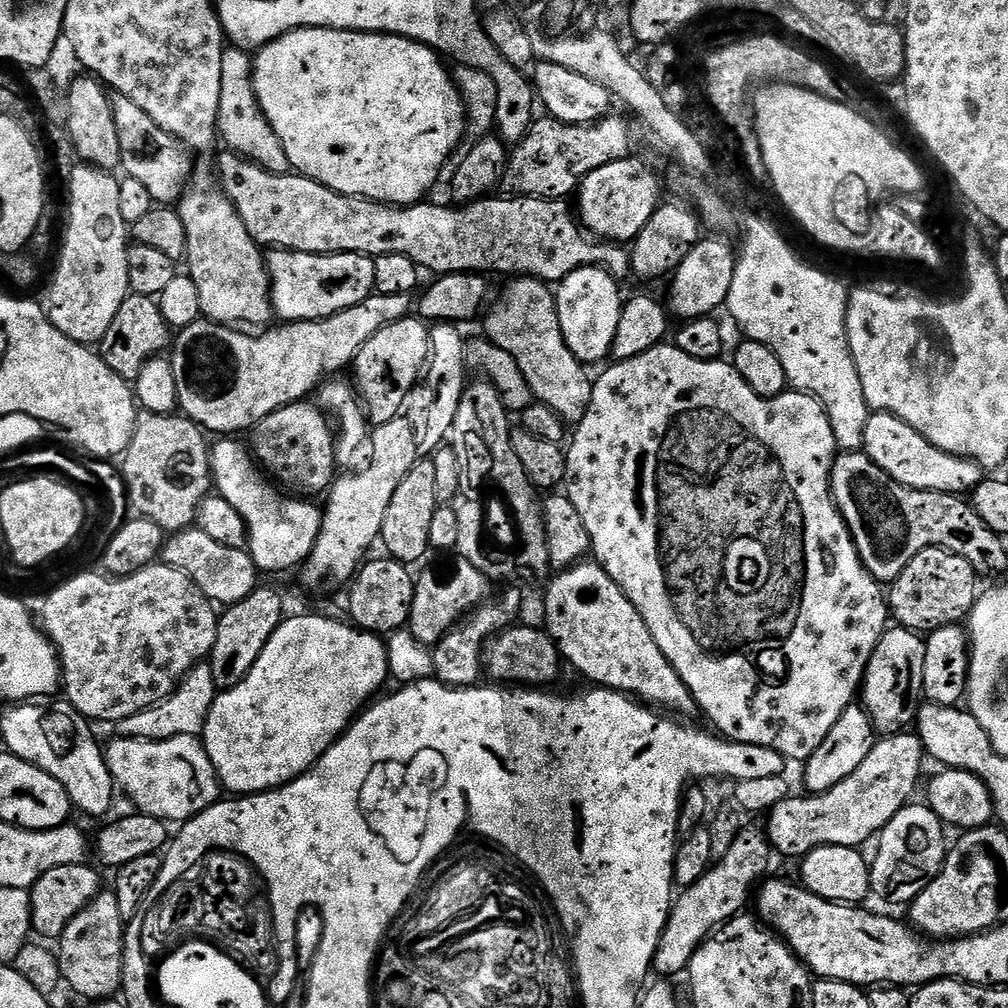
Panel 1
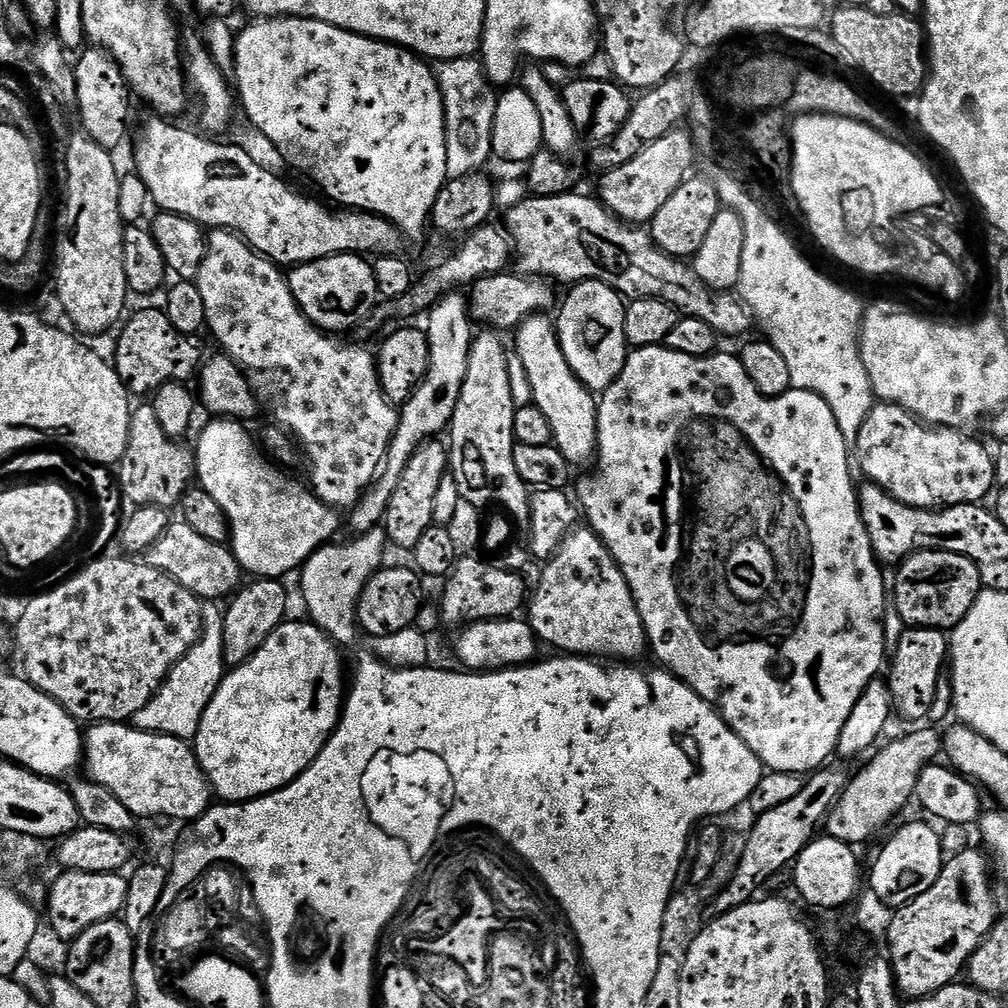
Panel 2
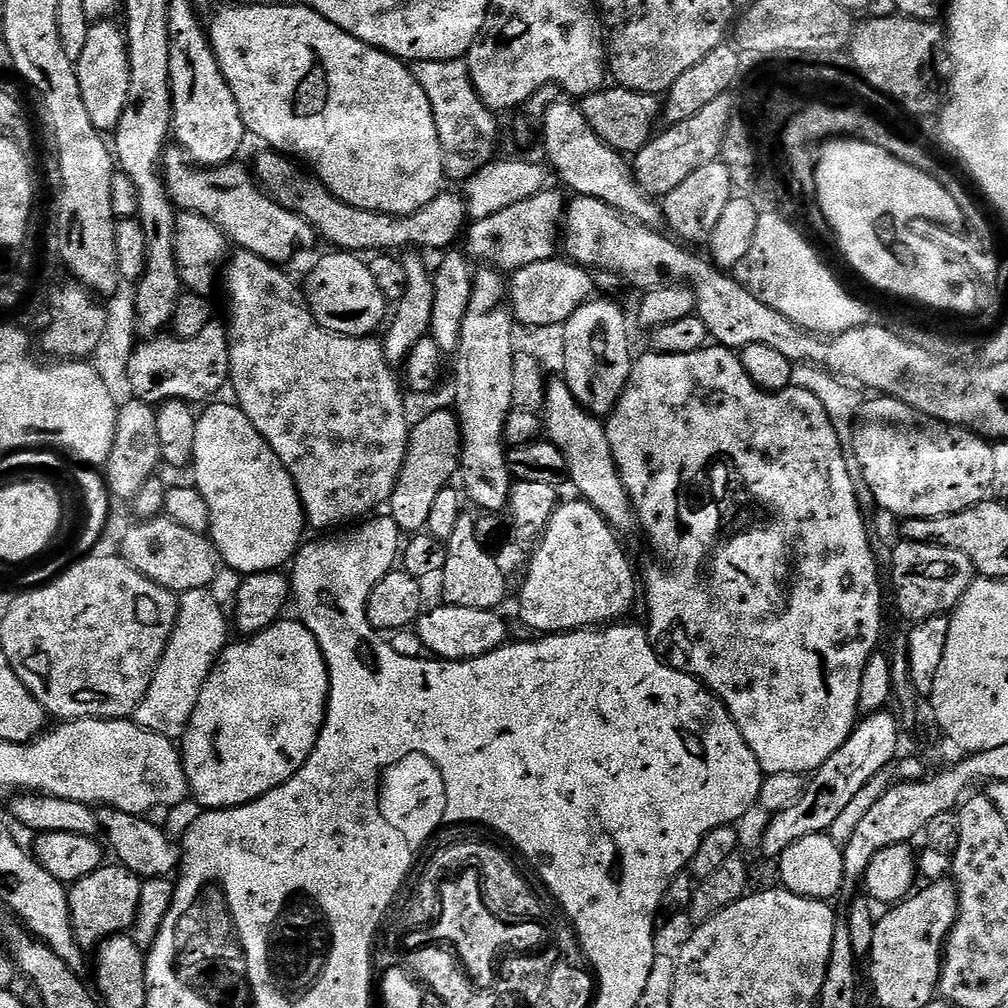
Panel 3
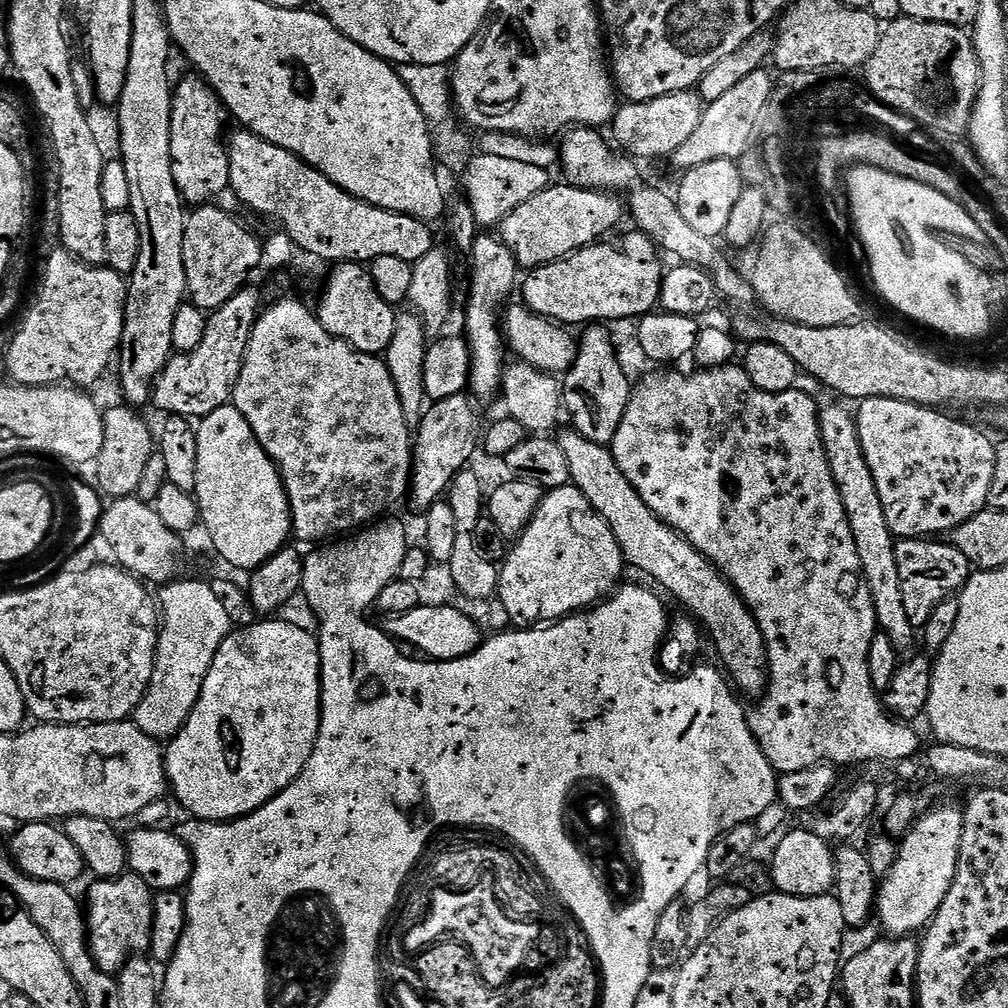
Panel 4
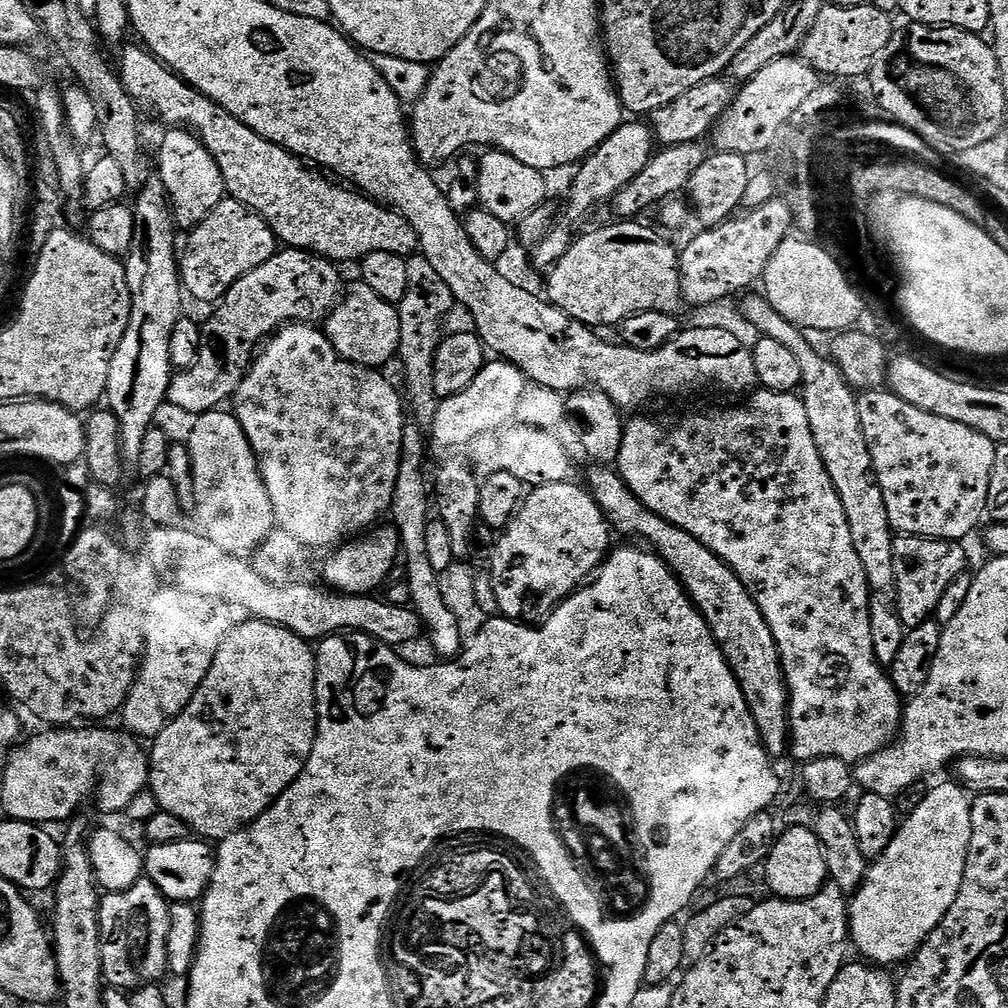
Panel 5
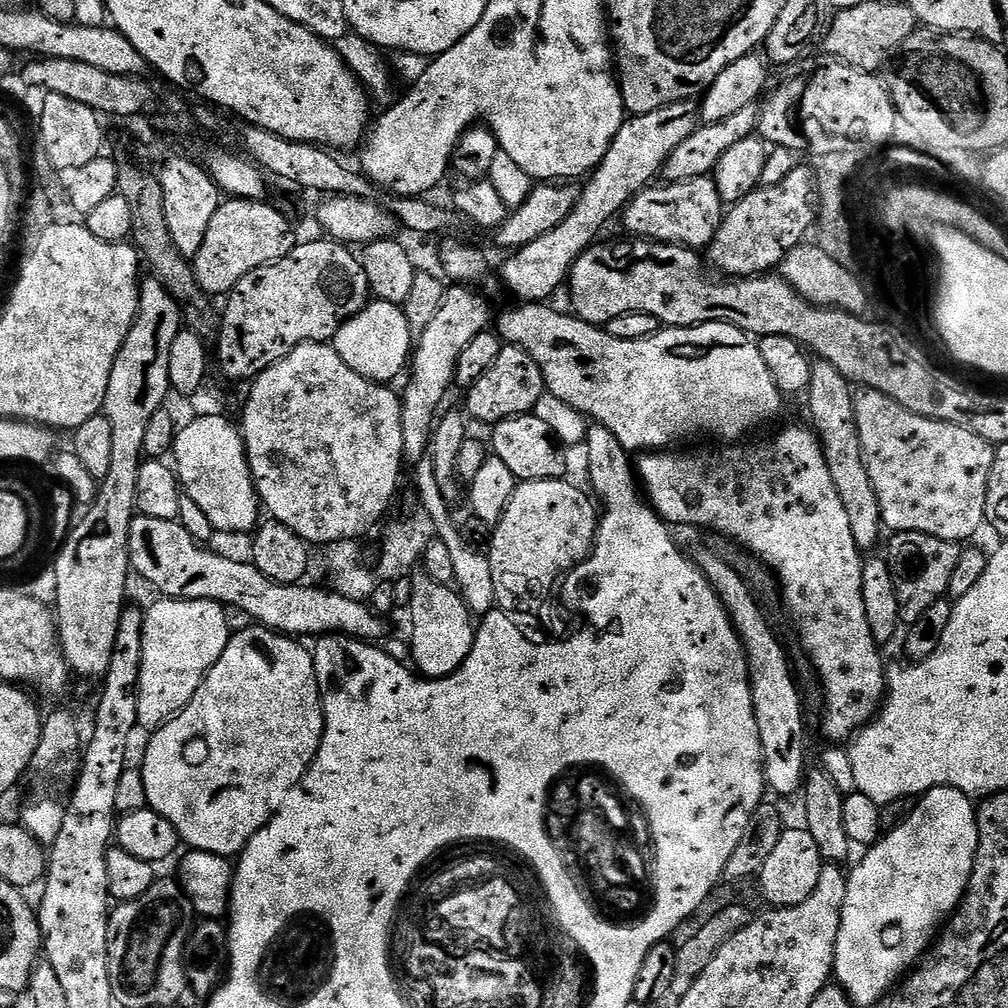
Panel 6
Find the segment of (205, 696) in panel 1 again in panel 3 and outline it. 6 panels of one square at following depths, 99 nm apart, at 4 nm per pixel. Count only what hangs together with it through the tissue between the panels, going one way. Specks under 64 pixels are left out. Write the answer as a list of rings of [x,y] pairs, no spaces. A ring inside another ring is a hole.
[[[206,588],[190,590],[179,597],[180,614],[176,619],[176,629],[168,640],[166,650],[156,667],[150,690],[146,698],[137,706],[134,723],[147,732],[156,732],[159,736],[182,738],[194,718],[198,698],[202,698],[202,686],[220,663],[220,656],[230,643],[230,620],[224,617],[218,601]]]

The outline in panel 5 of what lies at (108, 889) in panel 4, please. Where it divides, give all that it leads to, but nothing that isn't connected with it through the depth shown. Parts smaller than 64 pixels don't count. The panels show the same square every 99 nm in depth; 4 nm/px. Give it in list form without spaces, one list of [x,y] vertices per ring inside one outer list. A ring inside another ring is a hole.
[[[147,878],[139,880],[125,892],[104,892],[100,898],[100,953],[104,979],[113,988],[135,990],[142,984],[163,981],[168,972],[166,934],[170,932],[170,901]]]

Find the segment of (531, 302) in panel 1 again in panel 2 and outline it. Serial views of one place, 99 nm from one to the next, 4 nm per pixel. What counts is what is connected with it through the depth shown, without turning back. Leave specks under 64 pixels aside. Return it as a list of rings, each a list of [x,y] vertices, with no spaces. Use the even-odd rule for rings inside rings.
[[[544,314],[527,316],[515,329],[516,348],[514,354],[522,358],[522,366],[526,366],[526,374],[530,377],[532,403],[550,422],[552,439],[555,447],[566,458],[569,466],[584,464],[596,454],[596,406],[597,397],[589,392],[588,387],[570,370],[570,362],[566,362],[566,354],[562,354],[560,339],[556,337],[556,326]]]

